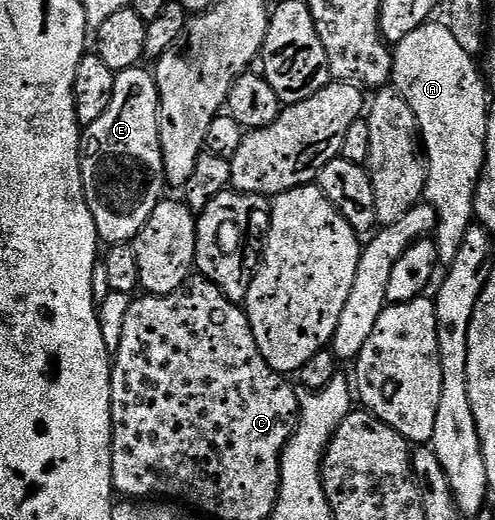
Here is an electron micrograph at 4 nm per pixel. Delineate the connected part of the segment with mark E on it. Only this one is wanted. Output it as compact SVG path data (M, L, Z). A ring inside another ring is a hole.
M130 67L128 70L119 71L114 76L112 101L109 102L108 109L104 111L103 116L93 123L90 128L90 134L94 143L90 149L92 154L81 158L82 184L85 187L84 196L86 203L89 205L89 212L92 213L93 220L96 223L97 233L101 242L106 245L127 244L136 238L137 234L142 230L147 219L149 219L154 208L157 207L160 200L163 198L162 193L166 188L165 169L163 165L163 151L160 145L159 129L158 129L158 105L157 105L157 83L154 82L154 75L151 70L144 70L144 67Z

